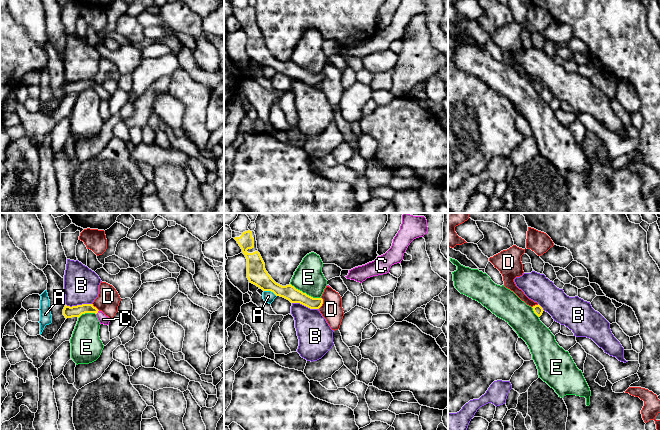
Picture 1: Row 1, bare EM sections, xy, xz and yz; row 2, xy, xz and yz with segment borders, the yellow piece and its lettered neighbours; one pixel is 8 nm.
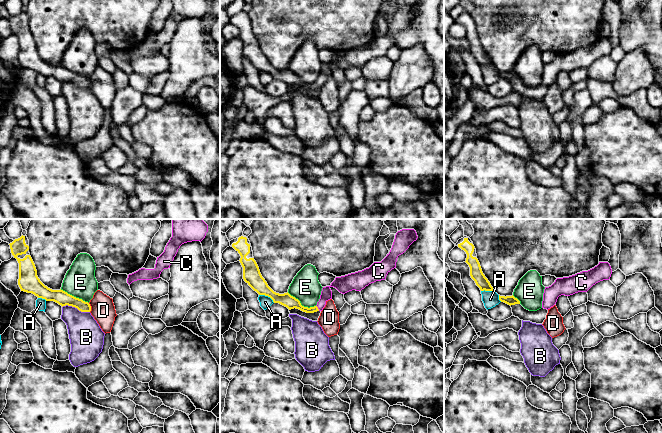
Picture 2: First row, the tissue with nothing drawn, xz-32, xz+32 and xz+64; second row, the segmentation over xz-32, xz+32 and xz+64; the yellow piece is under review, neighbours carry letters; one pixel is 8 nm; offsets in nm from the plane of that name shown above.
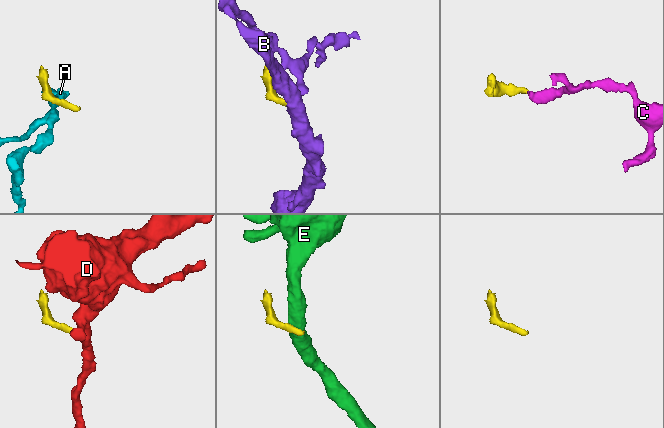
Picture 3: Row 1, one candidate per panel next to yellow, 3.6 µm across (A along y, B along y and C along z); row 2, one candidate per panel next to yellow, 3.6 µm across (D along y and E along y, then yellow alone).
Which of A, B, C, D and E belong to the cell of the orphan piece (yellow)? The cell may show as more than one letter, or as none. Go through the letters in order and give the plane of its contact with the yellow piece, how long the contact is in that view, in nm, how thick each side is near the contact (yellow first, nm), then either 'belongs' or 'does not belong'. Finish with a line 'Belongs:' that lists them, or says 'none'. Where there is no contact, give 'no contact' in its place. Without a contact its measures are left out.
A: meets yellow in xz; contact 120 nm long; 160 nm thick on the yellow side, 90 nm on the other; does not belong
B: meets yellow in xz; contact 220 nm long; 120 nm thick on the yellow side, 280 nm on the other; does not belong
C: meets yellow in xy; contact 40 nm long; 100 nm thick on the yellow side, 80 nm on the other; belongs
D: meets yellow in xz; contact 100 nm long; 120 nm thick on the yellow side, 170 nm on the other; does not belong
E: meets yellow in xz; contact 280 nm long; 120 nm thick on the yellow side, 240 nm on the other; does not belong
Belongs: C

